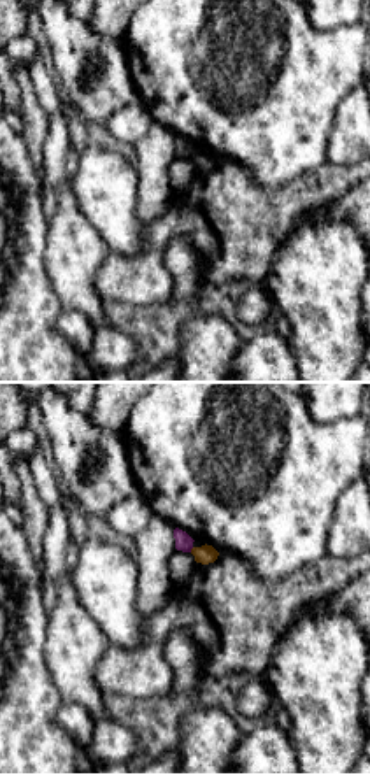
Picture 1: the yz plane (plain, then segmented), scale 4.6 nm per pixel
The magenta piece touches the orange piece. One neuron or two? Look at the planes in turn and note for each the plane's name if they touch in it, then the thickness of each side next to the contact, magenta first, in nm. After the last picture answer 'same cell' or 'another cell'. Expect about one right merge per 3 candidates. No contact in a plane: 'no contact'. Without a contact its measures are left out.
contact in yz; calibres 80 and 90 nm

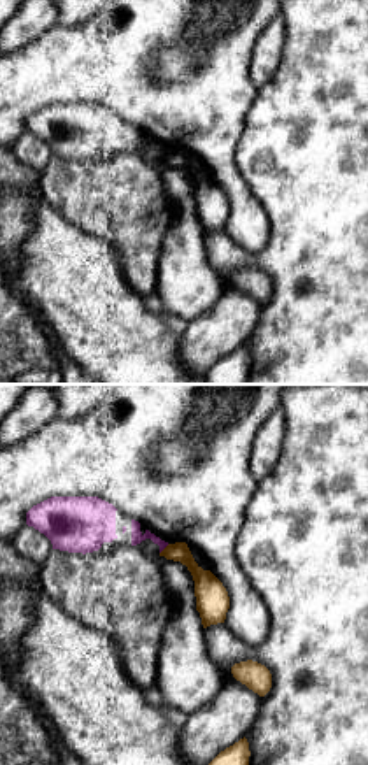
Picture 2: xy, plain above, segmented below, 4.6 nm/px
contact in xy; calibres 60 and 110 nm

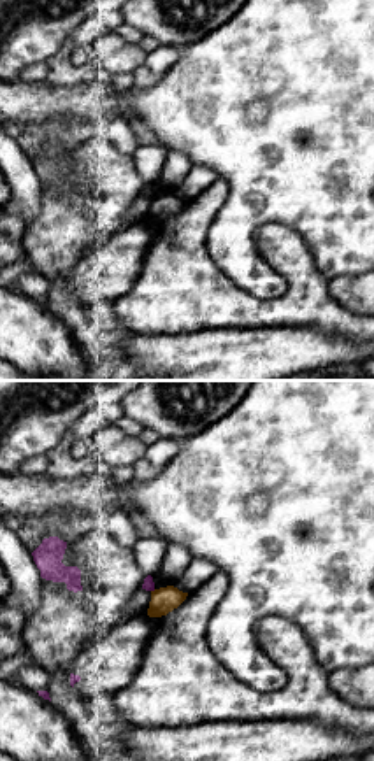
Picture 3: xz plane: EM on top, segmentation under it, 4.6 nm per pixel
no contact

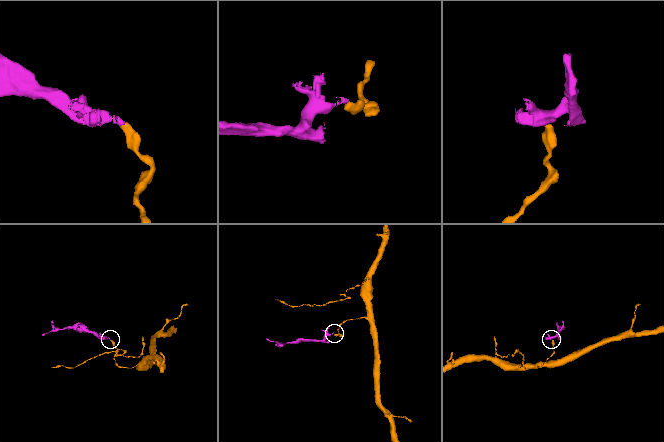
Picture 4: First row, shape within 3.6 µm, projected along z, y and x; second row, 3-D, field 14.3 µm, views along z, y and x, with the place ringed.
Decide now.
another cell

